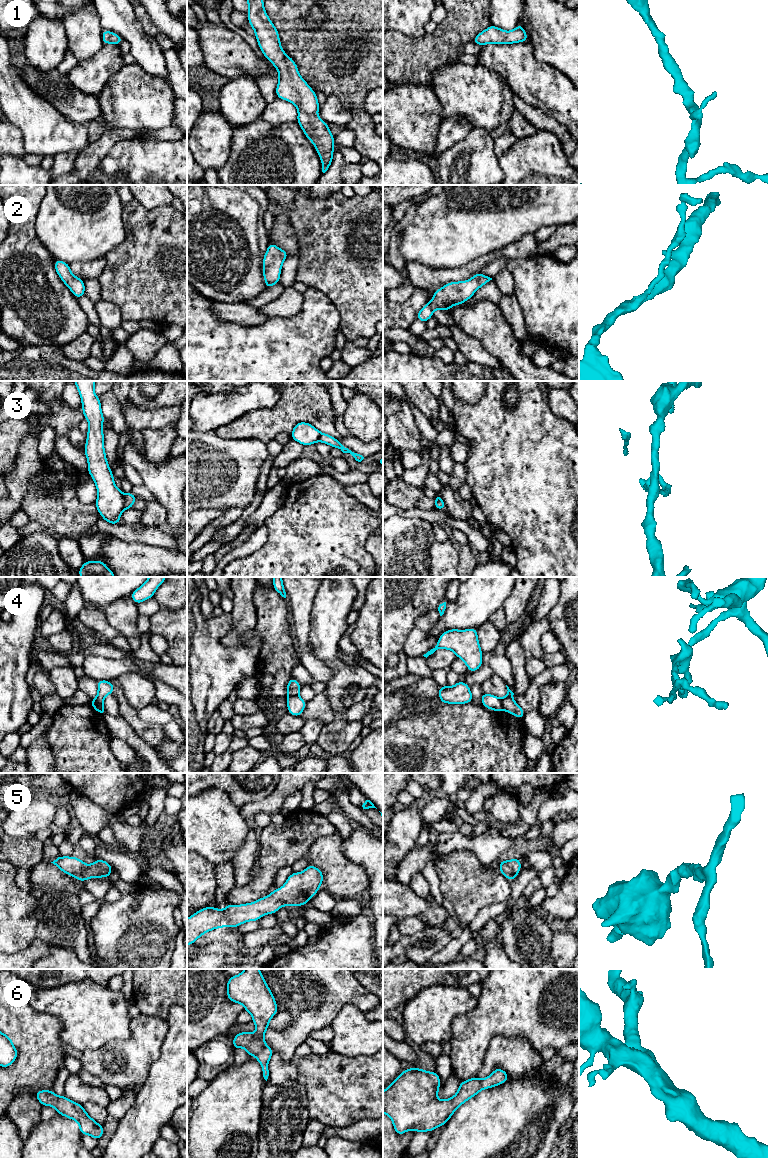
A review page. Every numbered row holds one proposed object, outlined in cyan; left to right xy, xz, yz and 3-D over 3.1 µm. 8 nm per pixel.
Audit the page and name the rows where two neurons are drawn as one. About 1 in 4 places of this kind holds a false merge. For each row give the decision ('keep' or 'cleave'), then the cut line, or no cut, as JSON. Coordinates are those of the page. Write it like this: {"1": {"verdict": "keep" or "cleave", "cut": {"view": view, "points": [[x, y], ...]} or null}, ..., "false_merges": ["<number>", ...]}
{"1": {"verdict": "keep", "cut": null}, "2": {"verdict": "keep", "cut": null}, "3": {"verdict": "cleave", "cut": {"view": "xy", "points": [[123, 494], [125, 508]]}}, "4": {"verdict": "cleave", "cut": {"view": "xz", "points": [[298, 694], [288, 696]]}}, "5": {"verdict": "keep", "cut": null}, "6": {"verdict": "keep", "cut": null}, "false_merges": ["3", "4"]}

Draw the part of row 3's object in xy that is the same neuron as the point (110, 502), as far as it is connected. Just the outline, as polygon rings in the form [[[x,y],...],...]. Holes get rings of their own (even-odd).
[[[74,381],[74,384],[77,386],[81,397],[84,417],[89,423],[84,453],[88,462],[87,472],[93,478],[98,492],[98,497],[94,504],[96,505],[99,514],[106,522],[110,524],[118,524],[121,522],[120,515],[125,509],[125,500],[124,494],[115,485],[113,473],[106,459],[106,453],[104,450],[104,434],[102,430],[105,418],[101,411],[100,398],[97,397],[94,392],[95,381]]]

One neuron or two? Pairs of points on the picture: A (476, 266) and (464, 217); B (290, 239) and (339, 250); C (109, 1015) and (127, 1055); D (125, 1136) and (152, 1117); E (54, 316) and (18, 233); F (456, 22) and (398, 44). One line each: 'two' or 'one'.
A: two
B: two
C: two
D: one
E: one
F: one

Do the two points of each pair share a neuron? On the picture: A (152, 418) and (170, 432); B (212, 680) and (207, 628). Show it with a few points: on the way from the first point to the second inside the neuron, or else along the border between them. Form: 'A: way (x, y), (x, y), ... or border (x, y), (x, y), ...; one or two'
A: border (176, 421), (162, 428), (142, 430); two
B: way (207, 667), (207, 641); one

